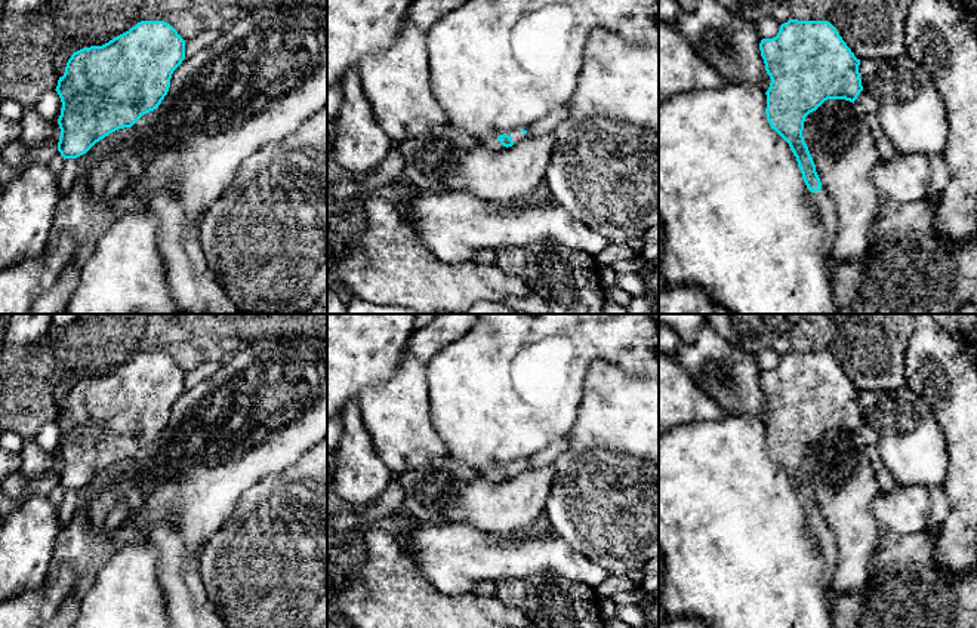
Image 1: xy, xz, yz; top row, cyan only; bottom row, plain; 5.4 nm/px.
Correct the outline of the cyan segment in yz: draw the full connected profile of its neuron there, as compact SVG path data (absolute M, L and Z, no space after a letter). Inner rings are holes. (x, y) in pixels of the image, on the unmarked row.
M789 351L780 357L776 369L761 372L759 382L771 410L765 424L767 452L796 489L825 558L822 584L833 594L836 544L822 520L802 462L805 449L825 432L845 431L854 435L863 422L860 391L827 353Z

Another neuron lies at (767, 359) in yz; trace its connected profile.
M773 348L761 350L753 354L753 358L761 370L773 370L777 367L780 361L780 354L777 354Z

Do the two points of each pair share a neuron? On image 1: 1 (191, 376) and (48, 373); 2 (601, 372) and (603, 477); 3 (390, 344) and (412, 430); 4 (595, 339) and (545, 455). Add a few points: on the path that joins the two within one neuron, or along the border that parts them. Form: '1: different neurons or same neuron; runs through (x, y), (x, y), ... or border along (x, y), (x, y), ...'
1: different neurons; border along (218, 363), (202, 362), (185, 373)
2: same neuron; runs through (603, 399), (603, 451)
3: different neurons; border along (410, 336), (398, 369), (381, 385), (367, 387)
4: different neurons; border along (567, 434), (527, 456)

